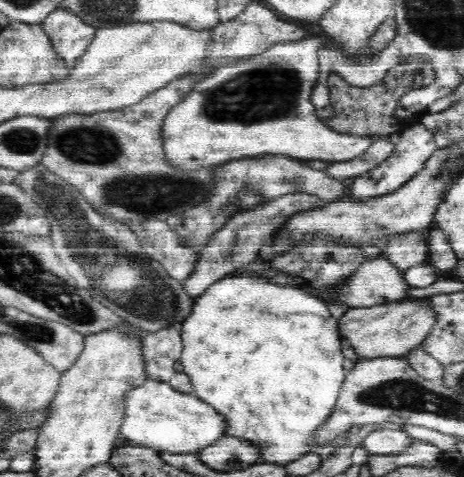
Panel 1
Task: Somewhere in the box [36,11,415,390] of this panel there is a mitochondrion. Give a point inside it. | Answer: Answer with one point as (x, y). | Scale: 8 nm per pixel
(249, 96)

